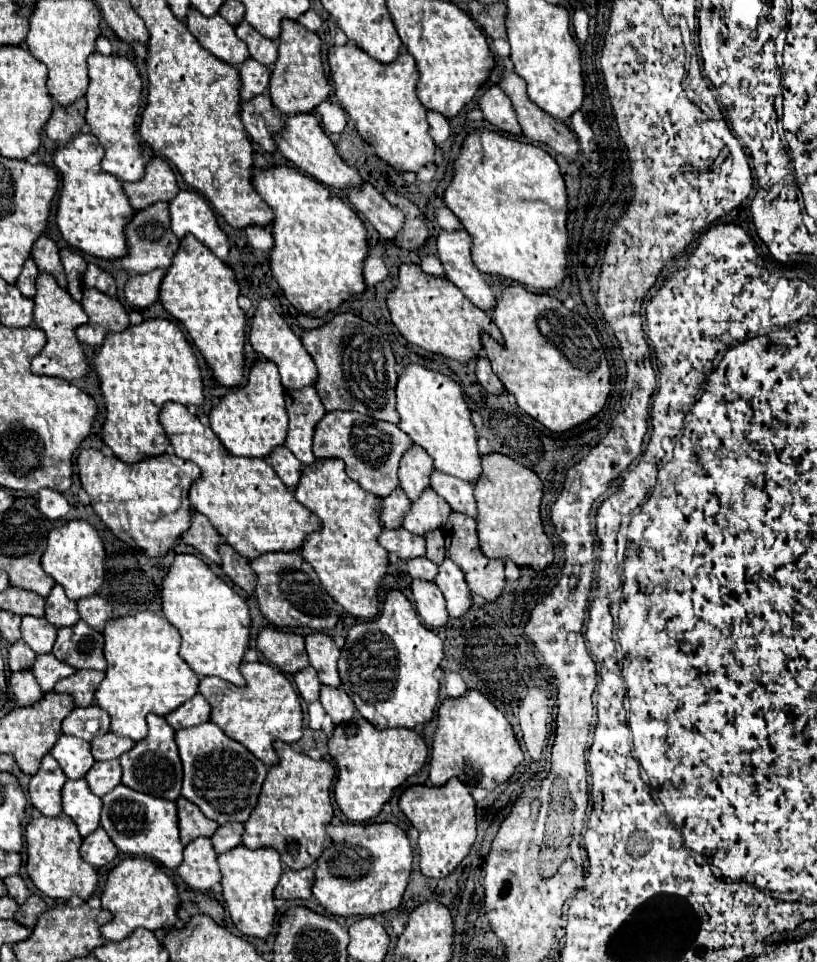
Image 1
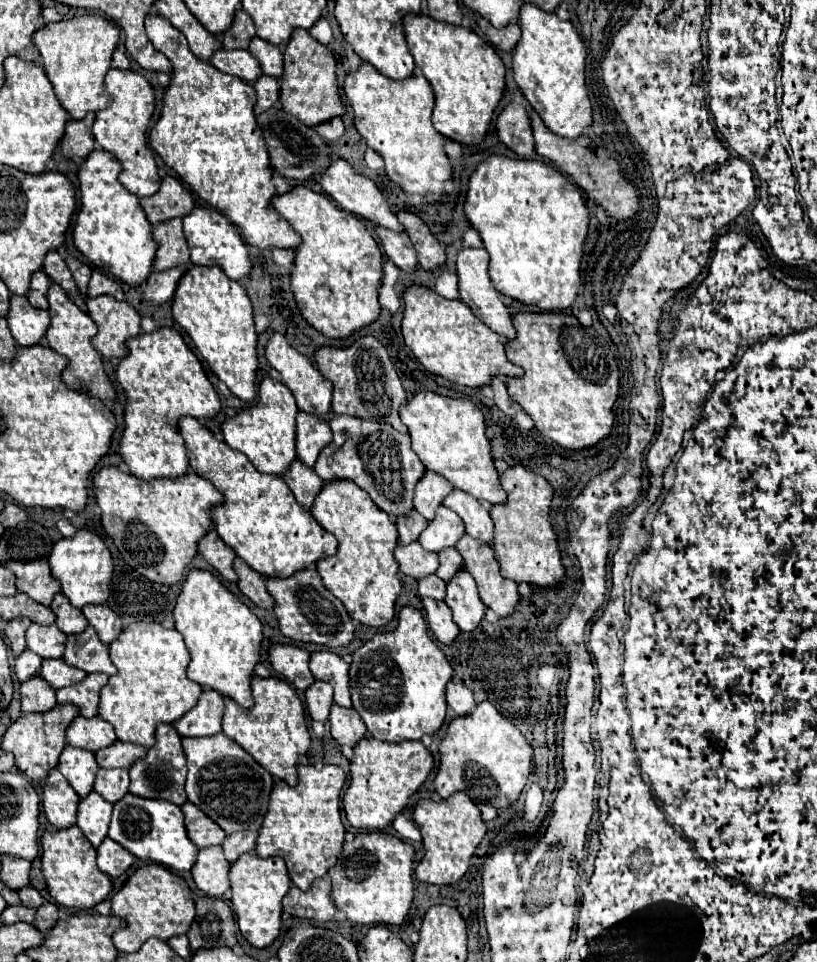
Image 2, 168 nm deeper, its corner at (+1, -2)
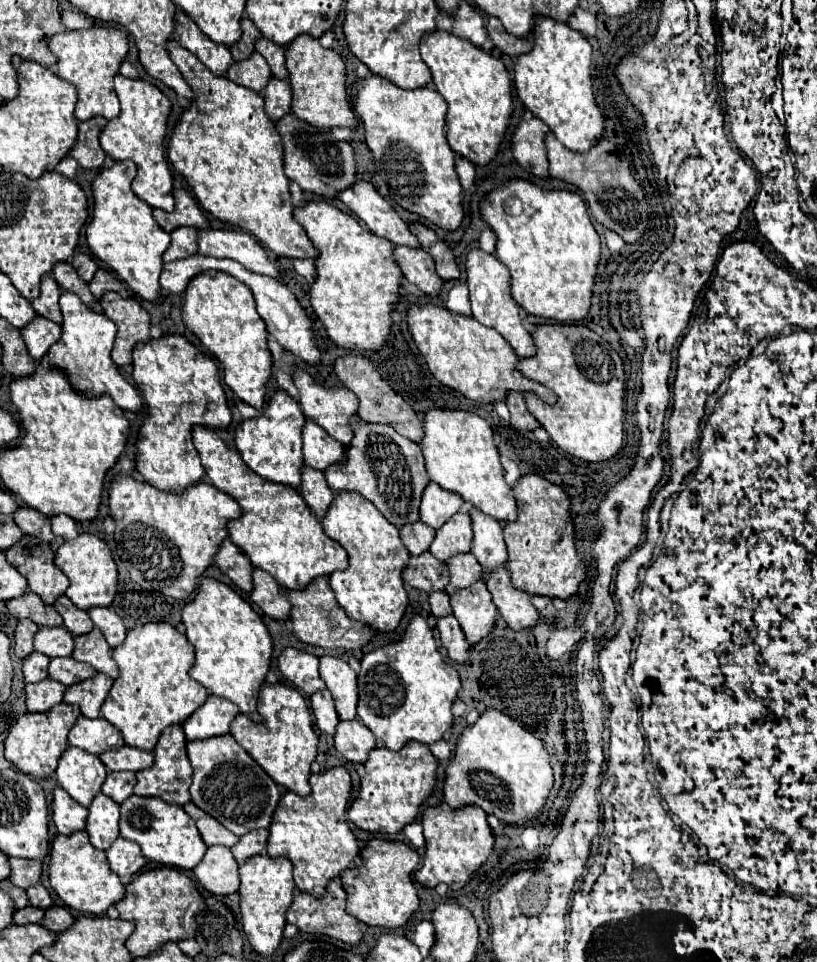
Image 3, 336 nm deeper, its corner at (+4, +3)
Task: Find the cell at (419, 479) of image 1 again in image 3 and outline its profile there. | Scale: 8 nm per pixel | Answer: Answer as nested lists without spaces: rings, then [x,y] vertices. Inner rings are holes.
[[[430,483],[422,495],[422,505],[420,505],[420,519],[434,527],[440,529],[454,513],[462,509],[464,501],[456,493],[444,491],[438,483]]]

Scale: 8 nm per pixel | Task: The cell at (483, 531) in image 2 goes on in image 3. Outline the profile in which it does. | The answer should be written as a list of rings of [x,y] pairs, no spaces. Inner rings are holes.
[[[470,509],[470,517],[474,523],[474,541],[472,541],[472,555],[478,559],[478,563],[484,569],[482,581],[488,579],[488,575],[504,567],[508,563],[508,551],[504,543],[504,533],[502,525],[498,521],[492,521],[484,513]]]

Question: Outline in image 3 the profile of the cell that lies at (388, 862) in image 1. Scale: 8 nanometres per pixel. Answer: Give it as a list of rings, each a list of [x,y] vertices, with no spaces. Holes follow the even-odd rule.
[[[372,839],[360,853],[360,865],[342,873],[342,885],[348,893],[346,909],[352,917],[376,927],[402,927],[418,909],[418,893],[412,883],[412,873],[418,869],[420,857],[414,849],[400,841]]]

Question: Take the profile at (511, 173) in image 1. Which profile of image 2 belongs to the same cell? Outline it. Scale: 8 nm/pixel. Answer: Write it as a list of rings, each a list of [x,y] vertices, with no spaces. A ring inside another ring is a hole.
[[[489,154],[481,164],[477,164],[477,168],[473,170],[473,174],[469,176],[469,190],[467,190],[467,198],[465,198],[465,206],[463,206],[463,212],[467,216],[467,220],[471,222],[471,226],[479,232],[481,240],[483,240],[483,246],[485,250],[489,252],[489,278],[493,282],[493,286],[505,294],[505,296],[511,296],[511,298],[517,298],[525,304],[533,304],[533,306],[539,306],[541,310],[563,310],[563,308],[569,308],[577,296],[577,290],[579,290],[579,282],[581,282],[581,276],[579,276],[579,266],[581,266],[581,254],[583,254],[583,242],[585,242],[585,236],[587,236],[587,224],[589,224],[589,212],[587,212],[587,206],[581,198],[581,192],[577,190],[575,184],[571,184],[571,180],[567,180],[561,172],[557,172],[553,166],[541,162],[541,160],[517,160],[517,158],[509,158],[505,154]]]

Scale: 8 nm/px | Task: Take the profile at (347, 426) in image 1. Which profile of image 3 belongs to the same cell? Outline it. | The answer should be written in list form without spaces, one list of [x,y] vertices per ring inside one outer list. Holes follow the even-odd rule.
[[[354,421],[356,435],[346,447],[346,461],[326,469],[326,481],[330,489],[338,491],[356,491],[396,527],[416,523],[420,519],[418,507],[422,493],[430,483],[426,465],[422,461],[422,449],[402,435],[398,435],[388,425],[372,425],[366,421]]]

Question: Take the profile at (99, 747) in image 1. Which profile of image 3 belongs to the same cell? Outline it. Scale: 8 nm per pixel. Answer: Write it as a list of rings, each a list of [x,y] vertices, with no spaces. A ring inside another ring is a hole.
[[[124,745],[122,749],[112,749],[100,755],[100,761],[108,767],[108,771],[142,771],[154,763],[154,753],[140,751],[136,747]]]

